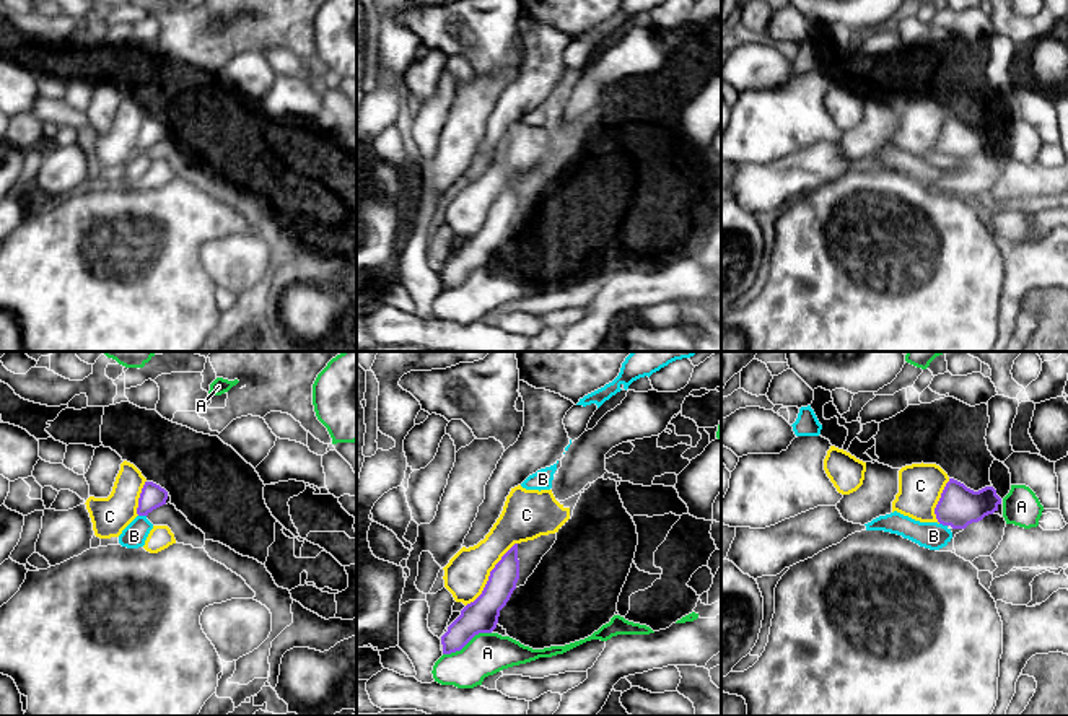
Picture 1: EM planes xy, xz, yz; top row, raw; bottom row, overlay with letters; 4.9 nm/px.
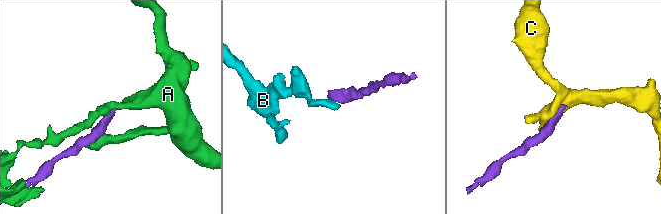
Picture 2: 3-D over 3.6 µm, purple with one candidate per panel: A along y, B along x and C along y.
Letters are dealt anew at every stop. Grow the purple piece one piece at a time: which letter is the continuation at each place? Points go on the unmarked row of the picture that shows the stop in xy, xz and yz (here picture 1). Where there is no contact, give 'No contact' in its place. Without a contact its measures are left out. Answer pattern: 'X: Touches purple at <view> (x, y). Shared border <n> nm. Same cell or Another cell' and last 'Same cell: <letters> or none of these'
A: Touches purple at xz (466, 279). Shared border 260 nm. Another cell
B: Touches purple at xy (142, 150). Shared border 40 nm. Another cell
C: Touches purple at xz (490, 210). Shared border 400 nm. Another cell
Same cell: none of these

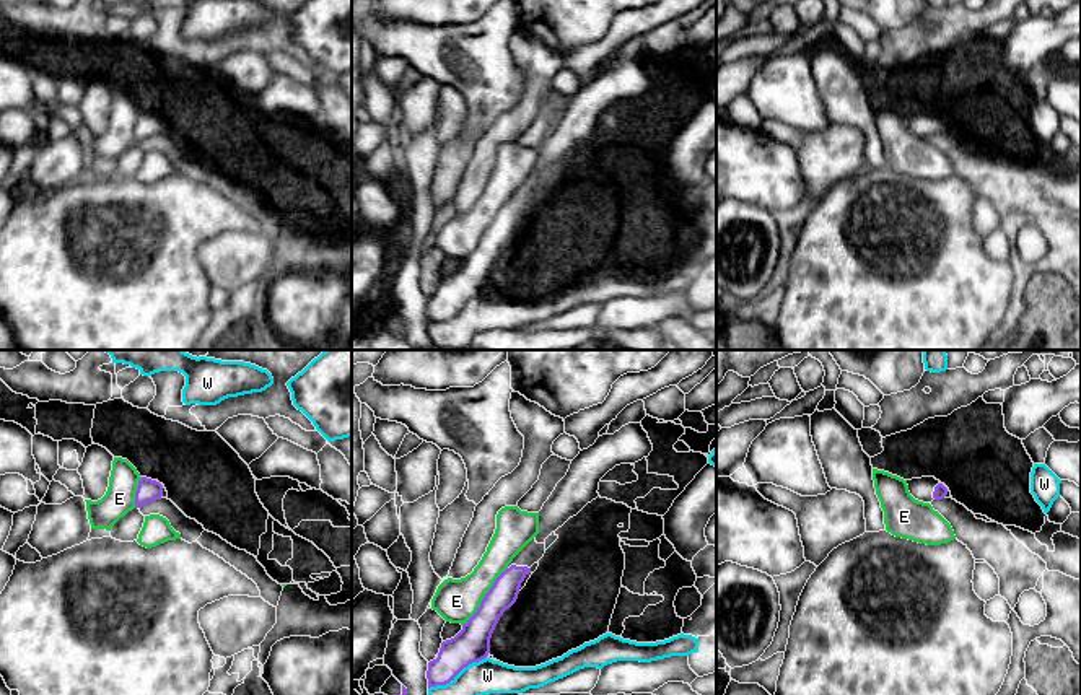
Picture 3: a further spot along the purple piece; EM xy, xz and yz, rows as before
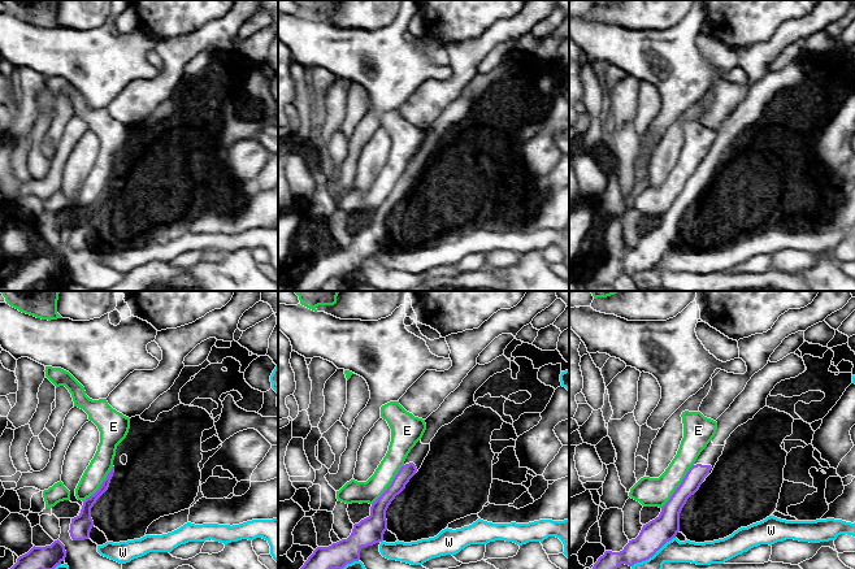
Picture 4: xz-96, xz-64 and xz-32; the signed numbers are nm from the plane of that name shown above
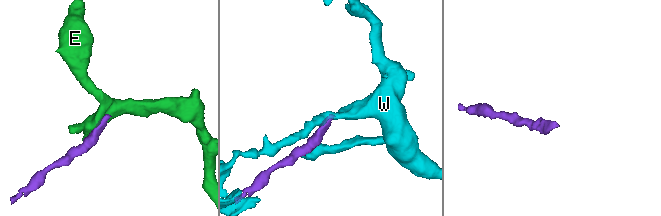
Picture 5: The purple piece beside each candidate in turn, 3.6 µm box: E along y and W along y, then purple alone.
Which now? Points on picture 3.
E: Touches purple at xz (485, 231). Shared border 360 nm. Another cell
W: Touches purple at xz (456, 310). Shared border 340 nm. Another cell
Same cell: none of these

